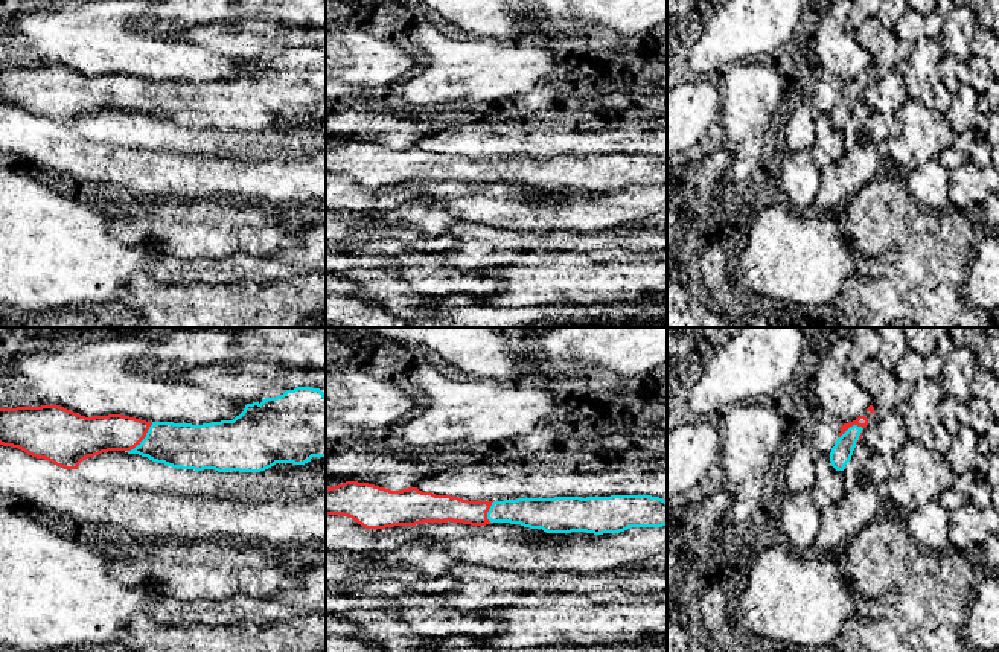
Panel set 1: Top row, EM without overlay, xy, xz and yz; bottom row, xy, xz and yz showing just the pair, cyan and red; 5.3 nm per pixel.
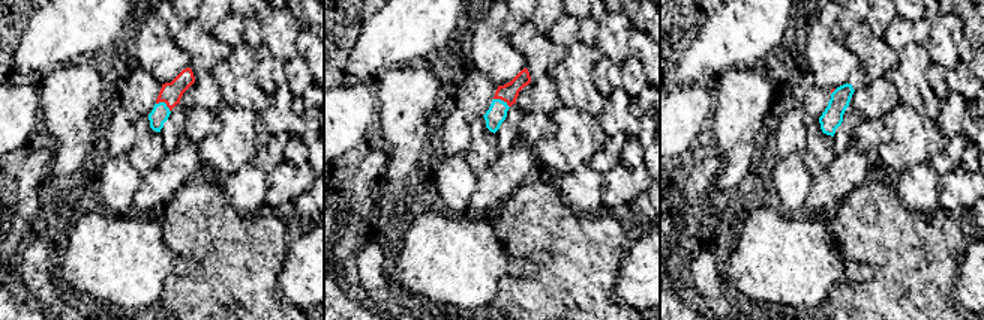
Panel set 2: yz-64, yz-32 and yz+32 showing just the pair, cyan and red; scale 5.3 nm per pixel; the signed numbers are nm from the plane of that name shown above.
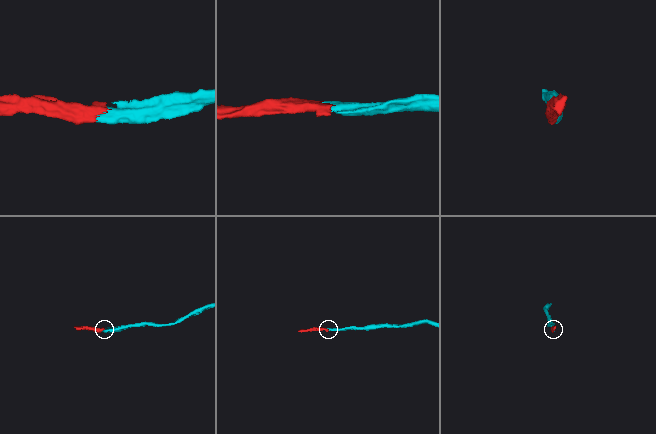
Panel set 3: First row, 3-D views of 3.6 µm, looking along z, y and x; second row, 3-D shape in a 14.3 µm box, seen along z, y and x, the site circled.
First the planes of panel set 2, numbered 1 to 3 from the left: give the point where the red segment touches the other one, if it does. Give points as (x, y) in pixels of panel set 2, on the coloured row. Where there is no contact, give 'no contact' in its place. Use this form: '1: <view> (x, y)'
1: yz-64 (165, 104)
2: yz-32 (500, 99)
3: yz+32 (833, 92)

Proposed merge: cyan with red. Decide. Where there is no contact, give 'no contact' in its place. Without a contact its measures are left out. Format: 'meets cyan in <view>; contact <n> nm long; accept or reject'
meets cyan in yz; contact 150 nm long; accept

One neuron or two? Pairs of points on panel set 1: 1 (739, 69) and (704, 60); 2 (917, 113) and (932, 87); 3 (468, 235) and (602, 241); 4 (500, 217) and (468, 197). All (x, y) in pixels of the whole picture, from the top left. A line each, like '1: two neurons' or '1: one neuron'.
1: two neurons
2: two neurons
3: one neuron
4: one neuron

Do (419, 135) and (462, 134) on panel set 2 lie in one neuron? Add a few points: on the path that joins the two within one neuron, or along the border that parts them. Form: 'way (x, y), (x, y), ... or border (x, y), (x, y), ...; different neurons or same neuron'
border (440, 132), (446, 155); different neurons

